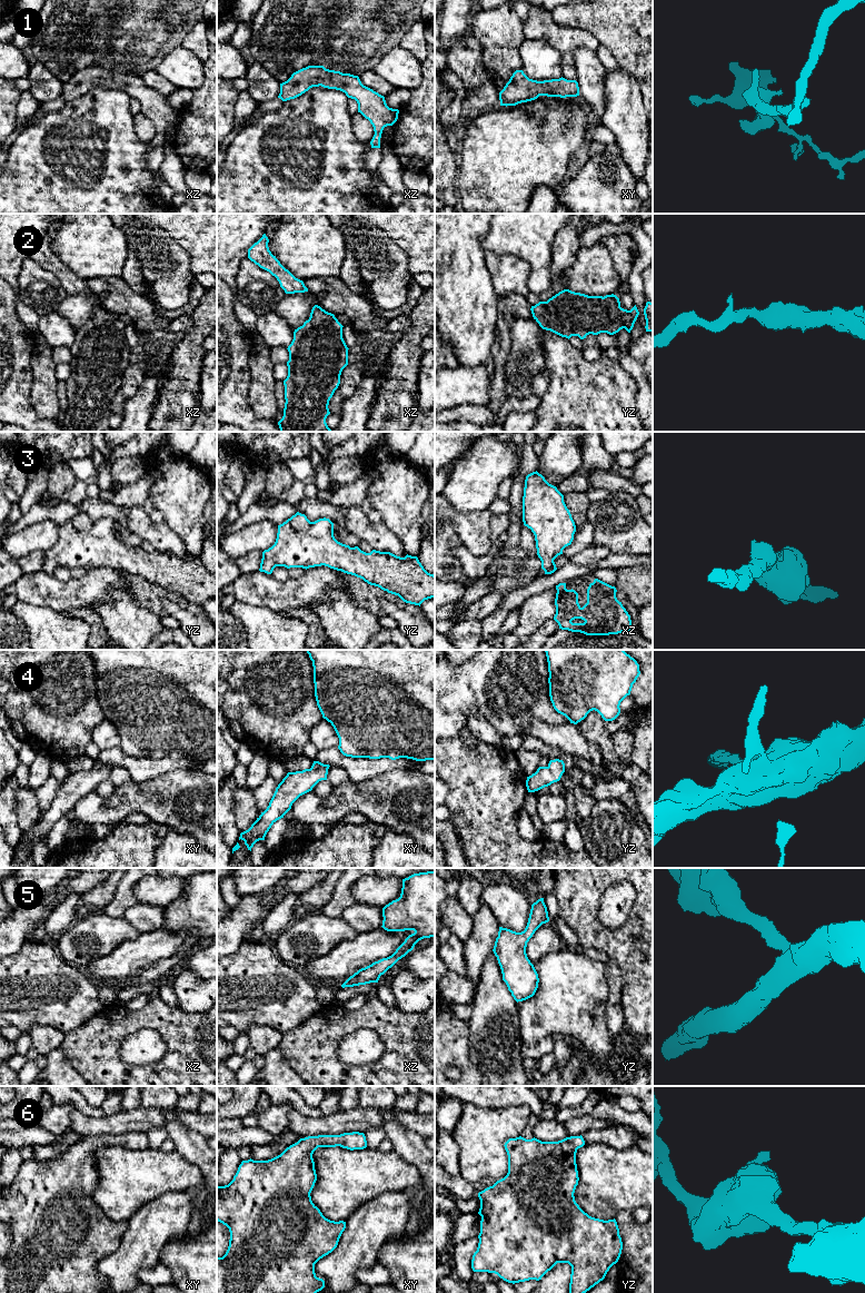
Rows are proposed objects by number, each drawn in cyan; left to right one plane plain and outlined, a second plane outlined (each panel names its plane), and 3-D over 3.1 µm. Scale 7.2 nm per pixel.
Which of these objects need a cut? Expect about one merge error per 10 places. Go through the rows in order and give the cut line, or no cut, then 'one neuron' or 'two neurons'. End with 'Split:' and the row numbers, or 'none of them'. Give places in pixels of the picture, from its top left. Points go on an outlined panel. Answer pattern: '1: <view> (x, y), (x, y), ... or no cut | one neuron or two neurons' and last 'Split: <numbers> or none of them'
1: no cut | one neuron
2: no cut | one neuron
3: no cut | one neuron
4: no cut | one neuron
5: no cut | one neuron
6: no cut | one neuron
Split: none of them

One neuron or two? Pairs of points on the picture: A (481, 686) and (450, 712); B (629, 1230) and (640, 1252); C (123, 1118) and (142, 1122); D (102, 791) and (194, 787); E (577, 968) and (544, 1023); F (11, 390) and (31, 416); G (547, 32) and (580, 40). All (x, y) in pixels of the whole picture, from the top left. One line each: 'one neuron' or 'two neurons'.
A: one neuron
B: one neuron
C: one neuron
D: two neurons
E: one neuron
F: one neuron
G: one neuron

